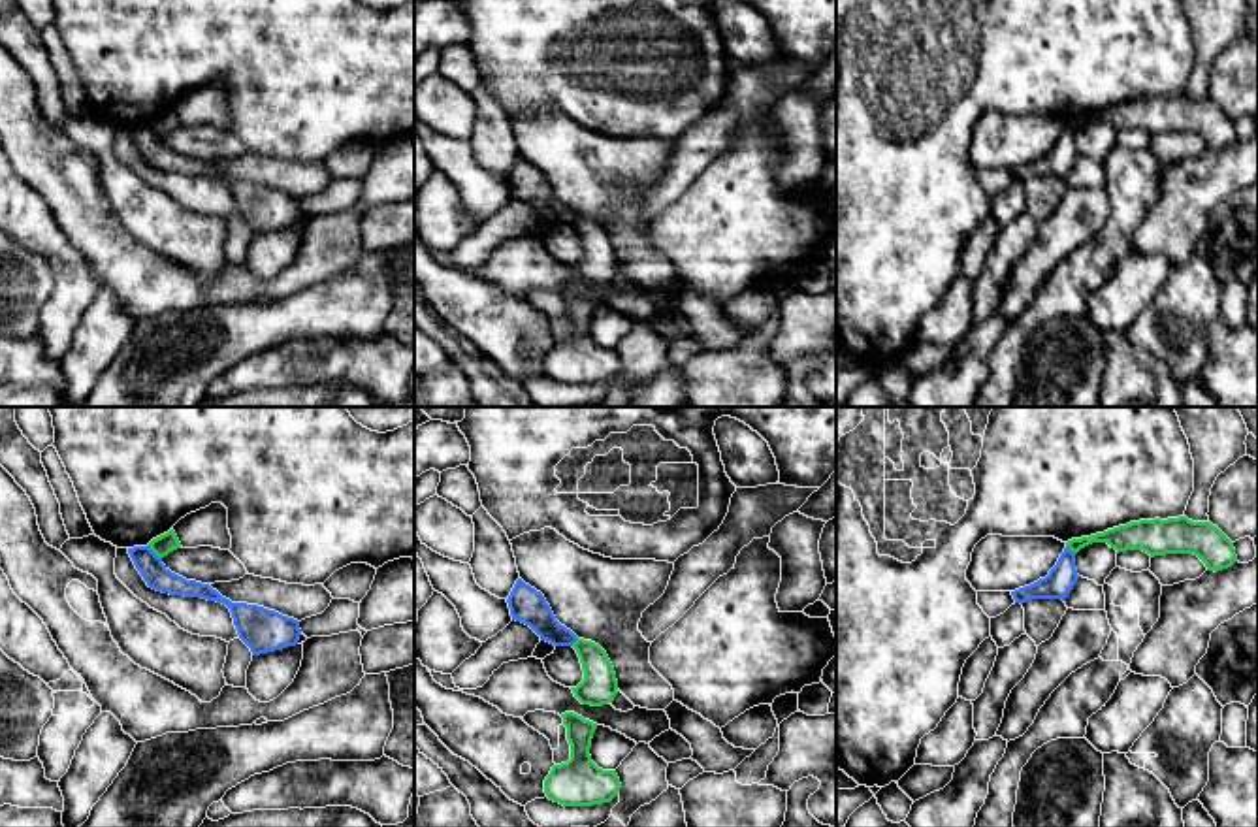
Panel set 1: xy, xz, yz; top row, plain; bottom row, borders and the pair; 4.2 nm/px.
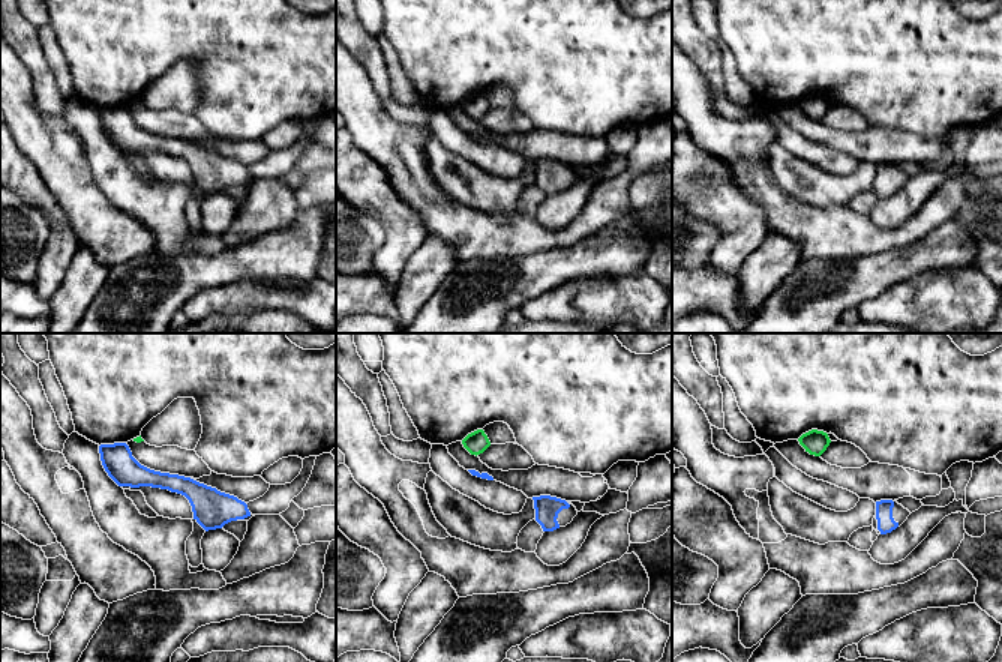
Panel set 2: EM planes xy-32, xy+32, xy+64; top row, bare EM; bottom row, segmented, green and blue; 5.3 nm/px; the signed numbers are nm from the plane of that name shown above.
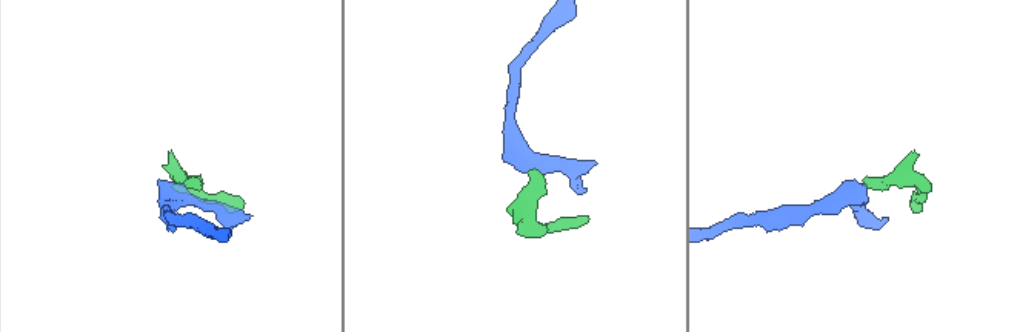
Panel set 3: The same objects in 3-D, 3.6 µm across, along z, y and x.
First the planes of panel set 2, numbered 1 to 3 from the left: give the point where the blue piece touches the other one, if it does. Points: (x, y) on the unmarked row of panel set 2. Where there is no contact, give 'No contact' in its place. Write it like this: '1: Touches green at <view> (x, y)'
1: No contact
2: No contact
3: No contact

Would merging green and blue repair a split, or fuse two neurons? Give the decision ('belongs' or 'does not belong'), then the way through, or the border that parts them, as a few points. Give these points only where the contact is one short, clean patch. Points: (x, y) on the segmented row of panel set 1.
does not belong; border xy (147, 545), (161, 560)

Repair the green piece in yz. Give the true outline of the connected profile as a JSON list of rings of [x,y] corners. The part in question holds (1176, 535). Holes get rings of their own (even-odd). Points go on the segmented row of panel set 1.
[[[1186,516],[1168,520],[1139,520],[1090,537],[1072,539],[1066,546],[1077,554],[1092,543],[1107,543],[1119,552],[1143,550],[1151,558],[1166,554],[1194,554],[1207,571],[1222,571],[1237,561],[1234,543],[1211,522],[1192,522]]]

